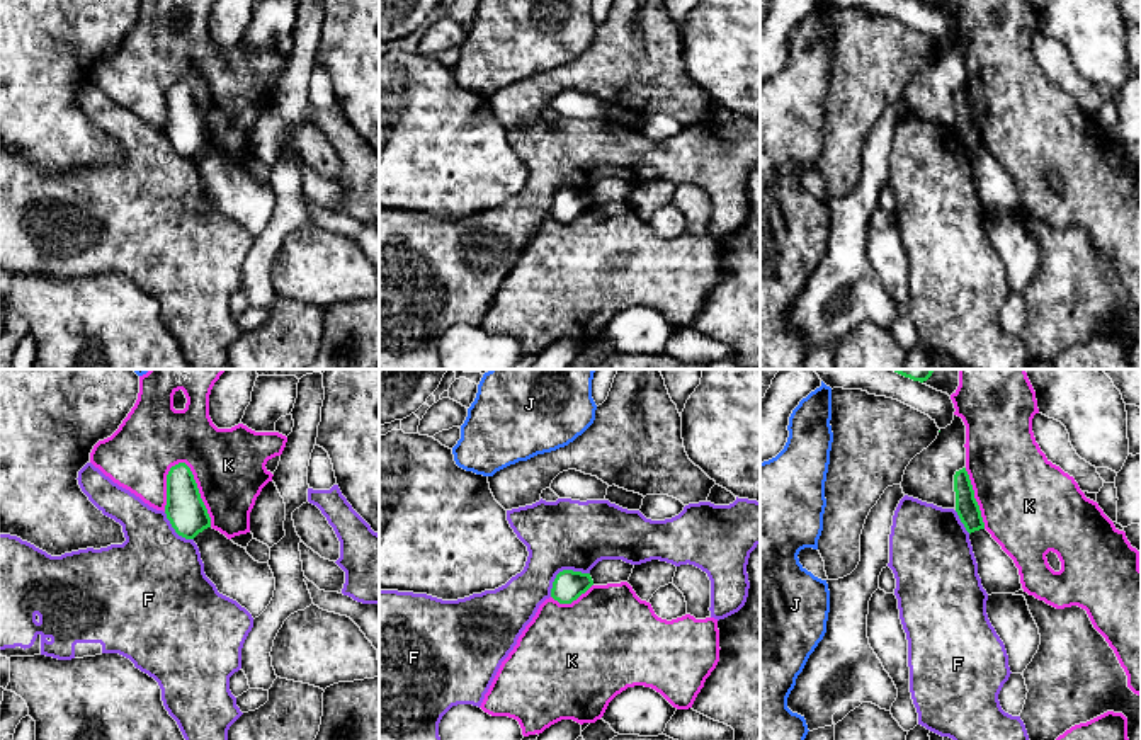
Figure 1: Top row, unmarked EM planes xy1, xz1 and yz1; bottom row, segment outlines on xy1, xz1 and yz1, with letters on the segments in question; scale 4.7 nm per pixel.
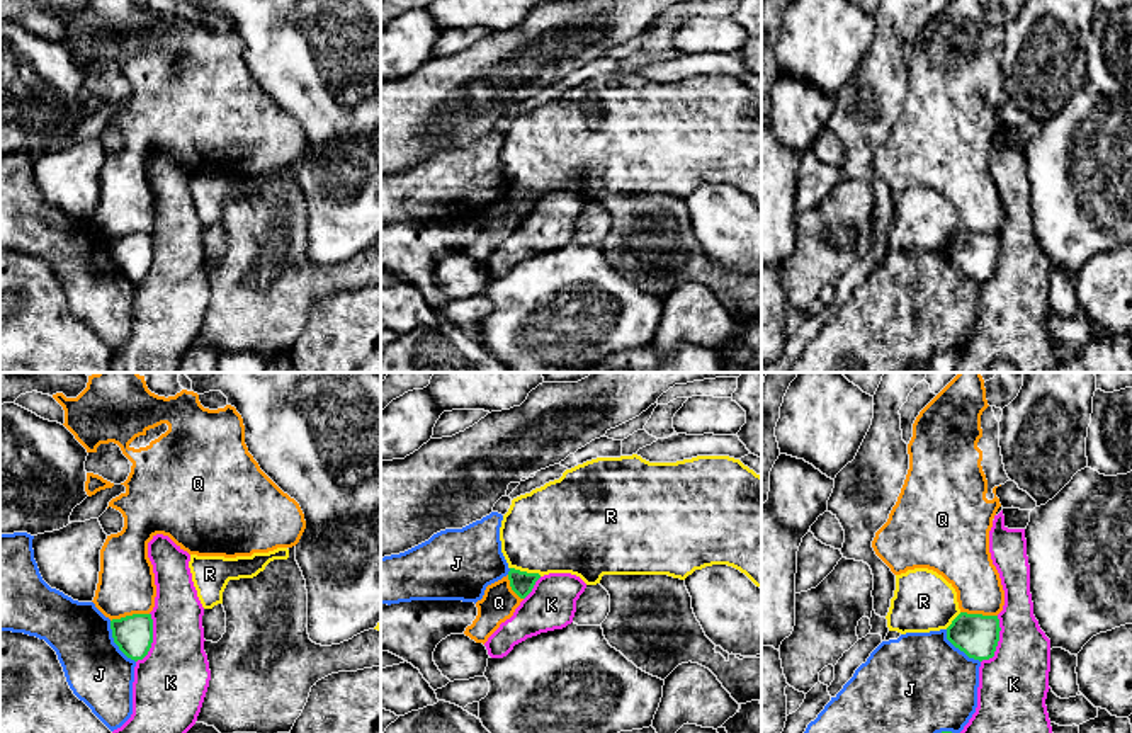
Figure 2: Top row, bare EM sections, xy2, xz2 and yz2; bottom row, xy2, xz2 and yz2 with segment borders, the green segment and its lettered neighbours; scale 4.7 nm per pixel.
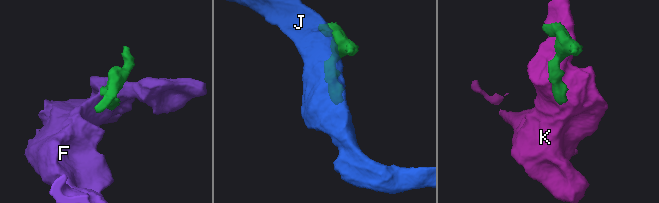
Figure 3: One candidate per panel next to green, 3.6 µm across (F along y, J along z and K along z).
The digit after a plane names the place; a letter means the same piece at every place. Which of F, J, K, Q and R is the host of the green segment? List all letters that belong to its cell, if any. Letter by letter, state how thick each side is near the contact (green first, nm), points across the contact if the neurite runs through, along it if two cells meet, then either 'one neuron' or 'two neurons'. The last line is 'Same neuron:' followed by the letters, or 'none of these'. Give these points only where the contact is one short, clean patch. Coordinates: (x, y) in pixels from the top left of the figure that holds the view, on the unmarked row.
F: calibres 150 and 340 nm; border xz1 (589, 191), (561, 189), (553, 201), (550, 215); two neurons
J: calibres 180 and 300 nm; two neurons
K: calibres 190 and 340 nm; two neurons
Q: calibres 180 and 280 nm; border xy2 (148, 232), (133, 232), (111, 240); two neurons
R: calibres 110 and 420 nm; two neurons
Same neuron: none of these

